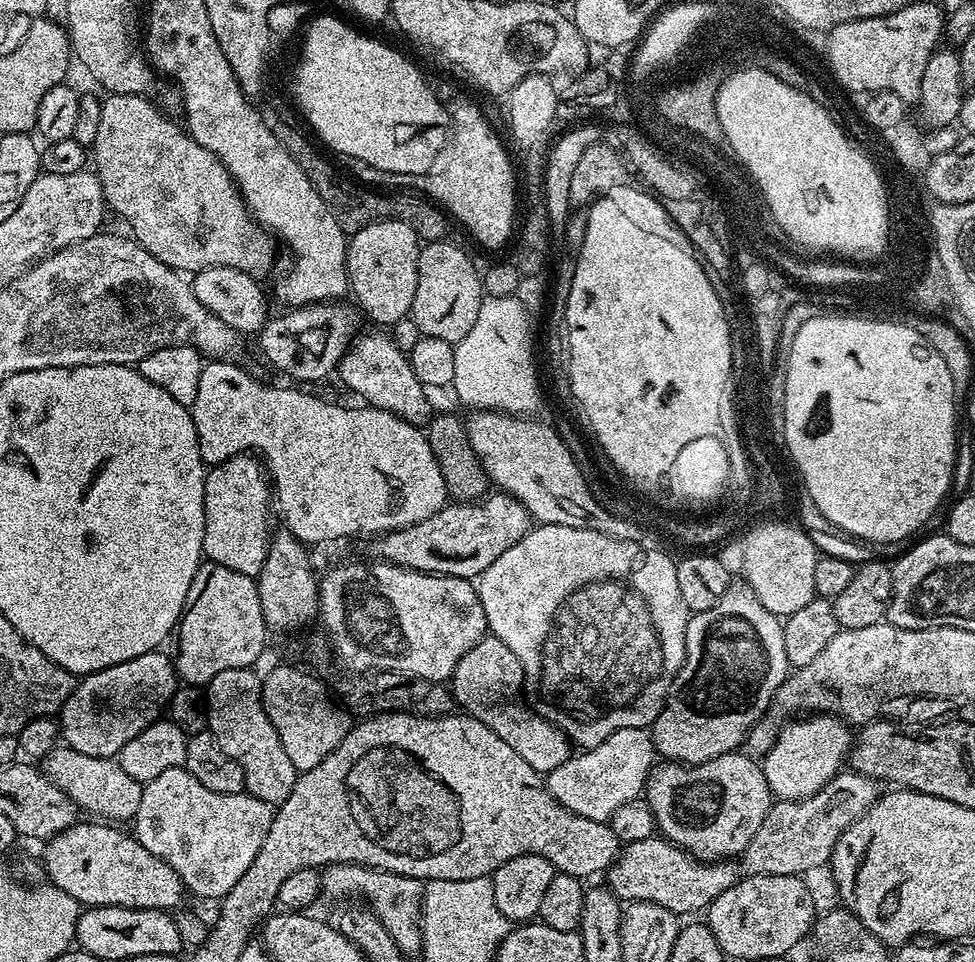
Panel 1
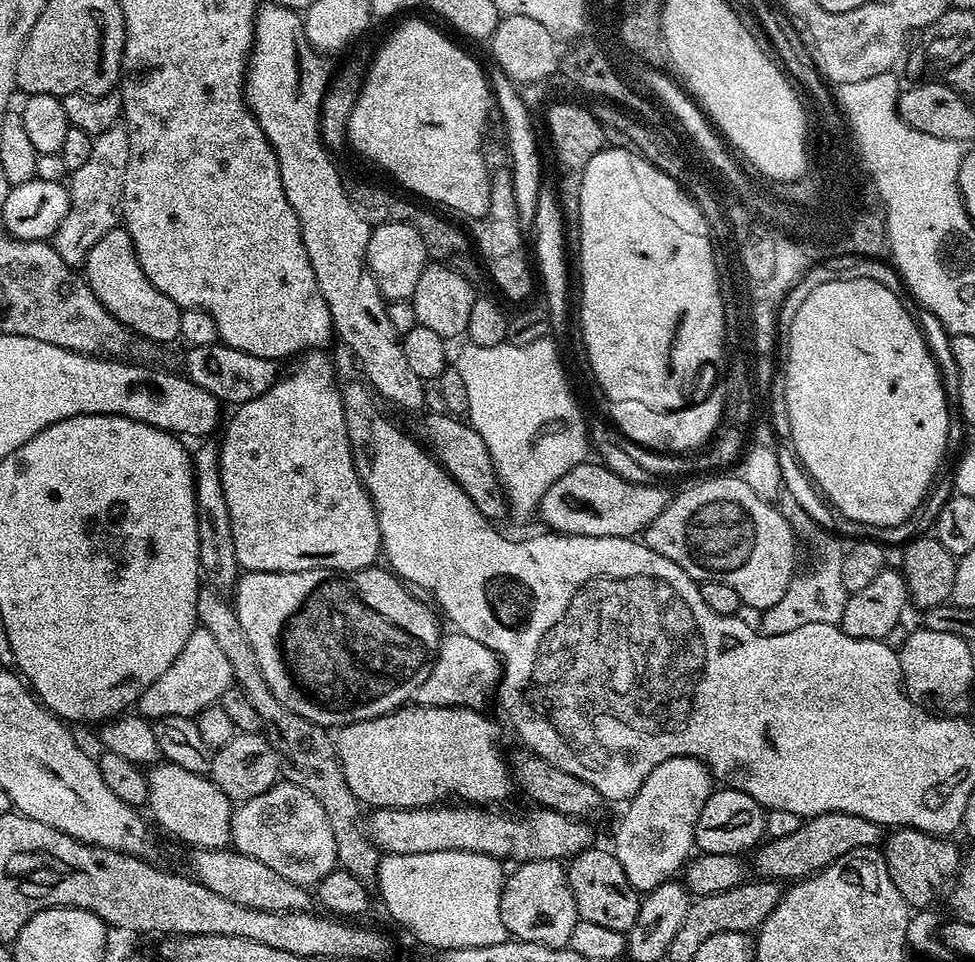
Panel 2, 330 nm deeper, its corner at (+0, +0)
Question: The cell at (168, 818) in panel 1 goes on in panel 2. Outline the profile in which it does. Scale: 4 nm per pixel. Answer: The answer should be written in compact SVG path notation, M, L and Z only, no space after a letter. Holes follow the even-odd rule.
M277 782L270 790L235 805L230 844L295 884L315 886L338 867L334 830L330 830L326 810L306 790L287 782Z

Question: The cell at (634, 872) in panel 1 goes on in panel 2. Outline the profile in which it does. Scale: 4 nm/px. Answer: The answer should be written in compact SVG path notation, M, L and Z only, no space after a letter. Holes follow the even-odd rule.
M827 812L807 817L794 834L786 834L786 838L765 839L755 849L751 857L752 864L761 877L777 882L795 882L820 872L830 866L838 858L850 854L859 848L875 848L881 843L881 825L870 822L866 818L858 818L854 814Z

